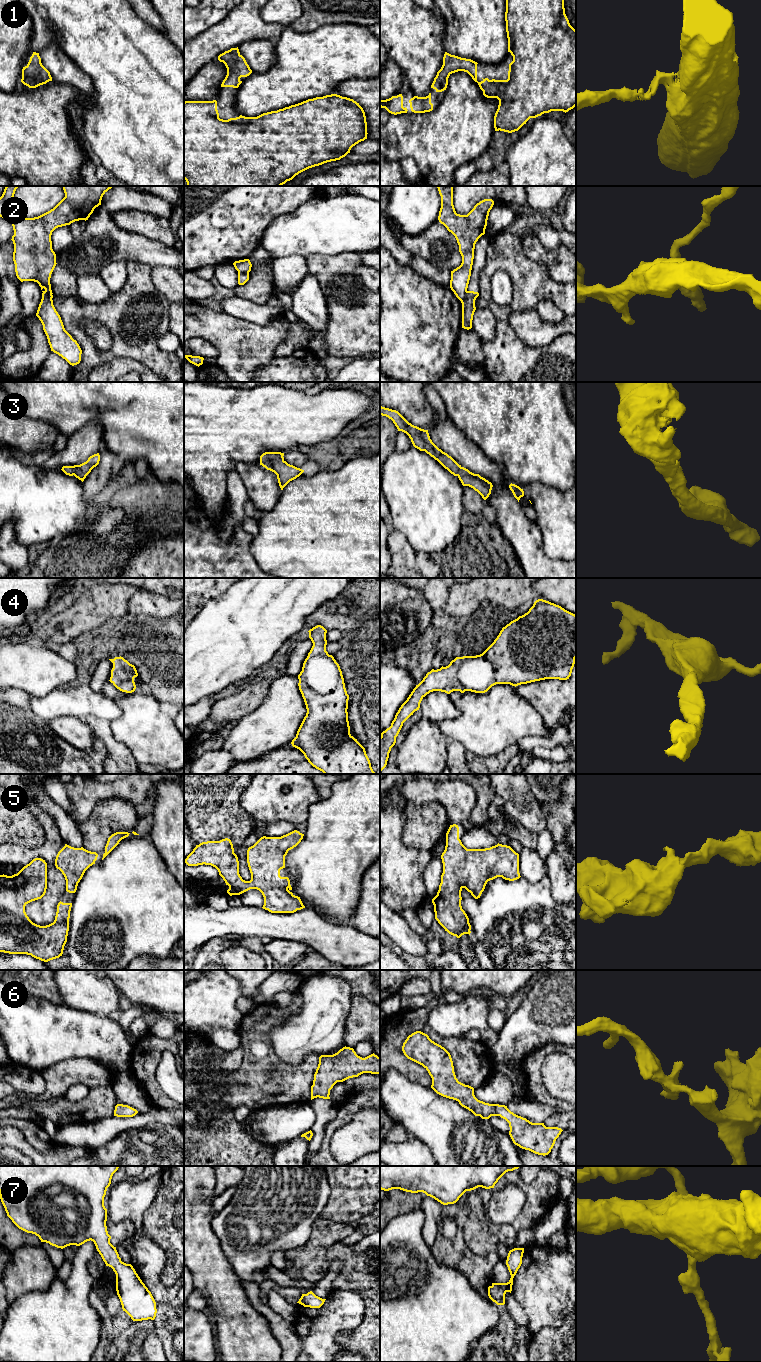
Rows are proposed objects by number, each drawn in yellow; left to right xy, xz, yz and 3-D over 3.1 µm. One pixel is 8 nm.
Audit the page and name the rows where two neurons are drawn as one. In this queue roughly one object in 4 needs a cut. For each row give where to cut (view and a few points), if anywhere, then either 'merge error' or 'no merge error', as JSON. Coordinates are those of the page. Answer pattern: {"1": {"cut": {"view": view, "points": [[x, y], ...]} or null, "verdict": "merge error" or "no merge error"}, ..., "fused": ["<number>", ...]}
{"1": {"cut": null, "verdict": "no merge error"}, "2": {"cut": {"view": "yz", "points": [[468, 291], [461, 302]]}, "verdict": "merge error"}, "3": {"cut": null, "verdict": "no merge error"}, "4": {"cut": null, "verdict": "no merge error"}, "5": {"cut": null, "verdict": "no merge error"}, "6": {"cut": null, "verdict": "no merge error"}, "7": {"cut": null, "verdict": "no merge error"}, "fused": ["2"]}

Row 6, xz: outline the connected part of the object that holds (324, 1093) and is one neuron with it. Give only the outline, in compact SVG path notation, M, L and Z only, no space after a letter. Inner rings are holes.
M346 1046L333 1055L321 1055L314 1074L313 1085L311 1086L311 1100L317 1097L330 1099L330 1090L337 1082L358 1077L363 1073L380 1074L380 1057L373 1053L362 1058L356 1054L353 1048Z

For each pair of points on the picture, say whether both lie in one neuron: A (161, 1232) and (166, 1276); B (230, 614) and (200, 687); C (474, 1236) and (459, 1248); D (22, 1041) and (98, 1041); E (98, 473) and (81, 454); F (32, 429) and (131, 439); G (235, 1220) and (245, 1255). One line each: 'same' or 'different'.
A: same
B: same
C: different
D: same
E: different
F: different
G: same

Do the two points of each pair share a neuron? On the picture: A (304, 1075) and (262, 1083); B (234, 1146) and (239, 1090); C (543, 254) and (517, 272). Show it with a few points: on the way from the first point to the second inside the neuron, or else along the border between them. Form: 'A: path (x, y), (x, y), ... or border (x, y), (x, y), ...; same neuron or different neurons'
A: path (294, 1083), (291, 1085), (272, 1085); same neuron
B: border (227, 1109), (232, 1112); different neurons
C: border (522, 239), (523, 253), (542, 263), (550, 276); different neurons

